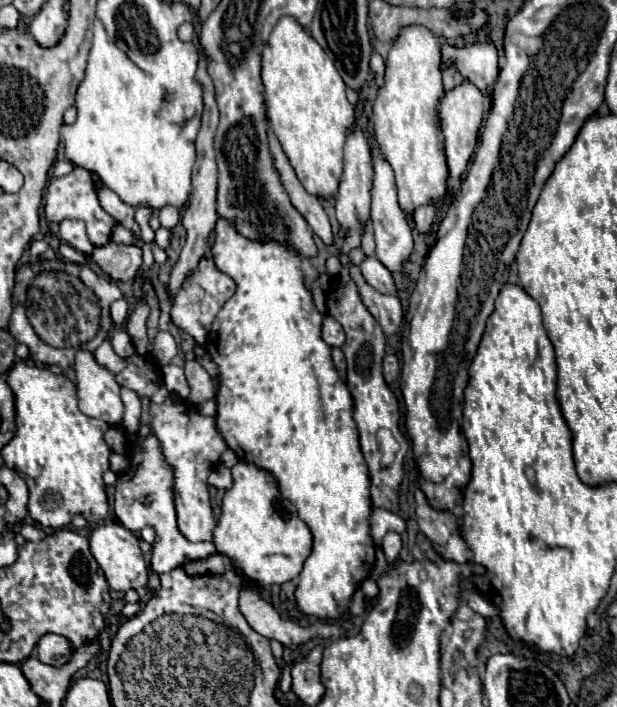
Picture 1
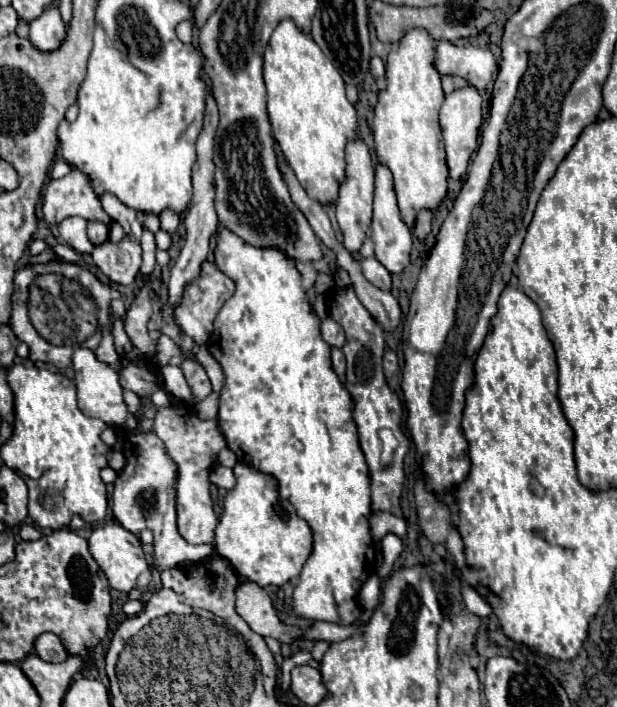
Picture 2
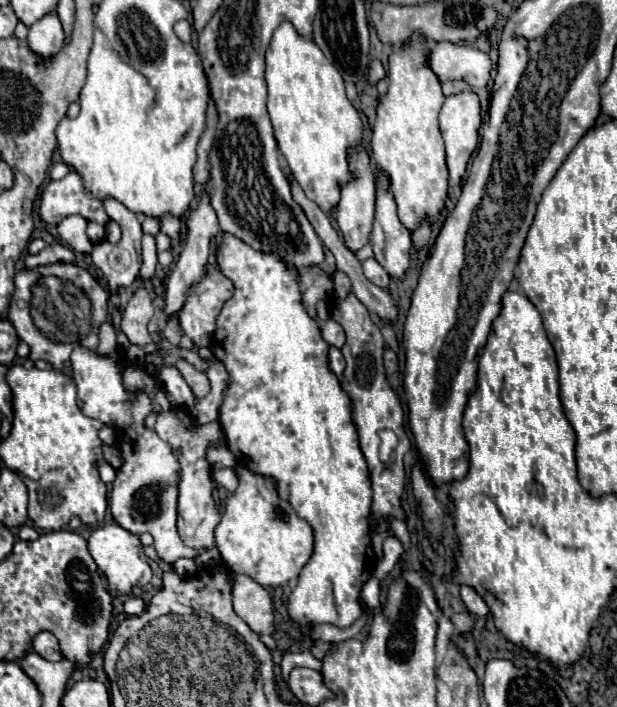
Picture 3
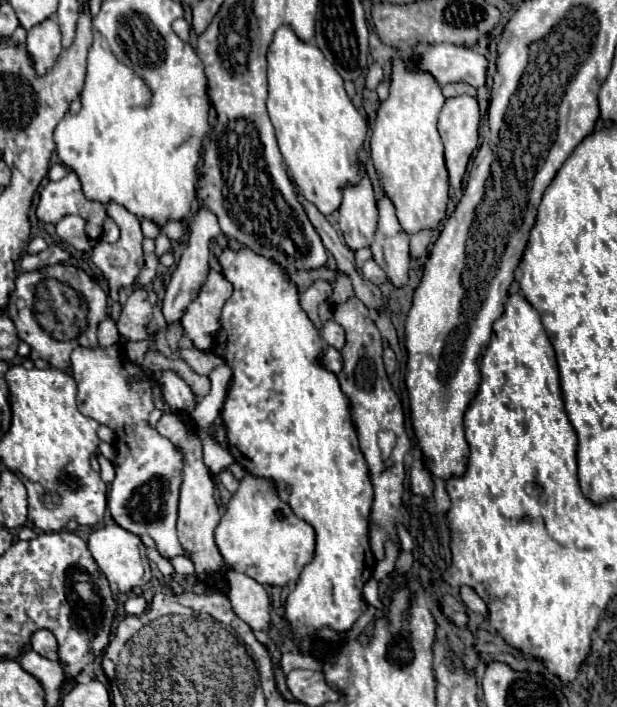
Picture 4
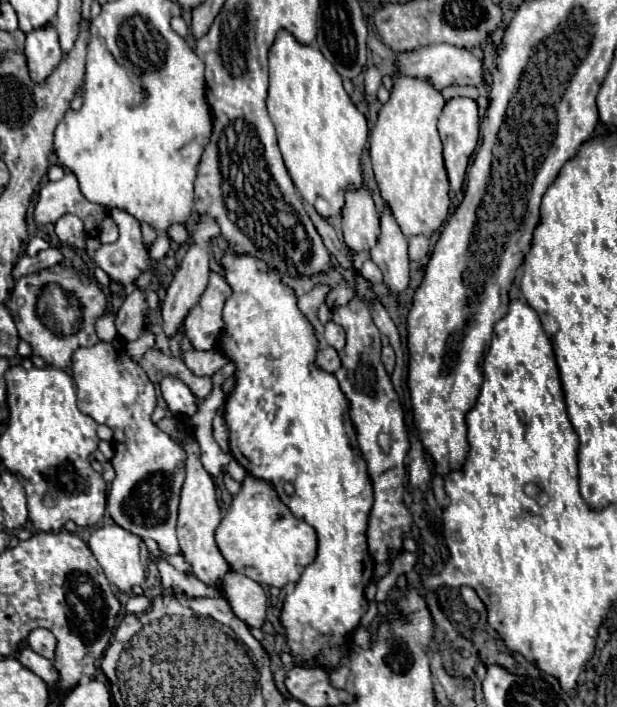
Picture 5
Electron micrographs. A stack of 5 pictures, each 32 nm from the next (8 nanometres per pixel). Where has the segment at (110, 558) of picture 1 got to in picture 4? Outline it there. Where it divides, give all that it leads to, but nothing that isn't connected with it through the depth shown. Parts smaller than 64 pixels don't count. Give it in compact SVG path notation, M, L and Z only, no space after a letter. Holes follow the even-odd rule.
M118 524L102 526L90 534L88 550L92 552L96 564L100 566L100 570L104 572L108 582L116 584L120 592L128 594L134 586L142 586L144 570L148 568L148 558L146 558L146 548L136 534L120 528Z

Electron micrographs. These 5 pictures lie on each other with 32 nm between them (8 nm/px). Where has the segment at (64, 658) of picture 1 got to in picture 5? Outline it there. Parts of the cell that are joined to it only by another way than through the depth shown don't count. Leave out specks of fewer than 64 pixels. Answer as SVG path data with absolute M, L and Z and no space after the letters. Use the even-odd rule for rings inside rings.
M36 628L30 632L28 636L28 646L38 652L40 656L48 658L48 660L54 660L54 650L56 650L56 638L52 636L52 632L44 630L44 628Z

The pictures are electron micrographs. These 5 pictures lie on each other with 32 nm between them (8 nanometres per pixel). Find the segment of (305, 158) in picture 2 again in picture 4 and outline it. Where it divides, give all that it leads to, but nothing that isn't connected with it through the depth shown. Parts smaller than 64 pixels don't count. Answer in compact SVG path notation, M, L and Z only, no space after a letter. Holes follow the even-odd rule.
M284 24L268 48L268 114L292 182L308 202L330 216L342 202L342 190L360 180L358 152L364 144L366 122L350 102L344 80L312 42L300 40Z

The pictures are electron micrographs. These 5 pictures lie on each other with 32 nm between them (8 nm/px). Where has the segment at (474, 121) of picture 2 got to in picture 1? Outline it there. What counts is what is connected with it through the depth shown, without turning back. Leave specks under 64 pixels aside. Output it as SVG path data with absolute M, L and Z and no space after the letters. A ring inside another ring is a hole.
M468 80L464 84L452 88L446 92L442 104L440 104L440 128L446 138L446 160L448 160L448 170L452 178L460 178L474 154L476 140L478 140L478 128L482 124L482 114L484 114L484 94Z

